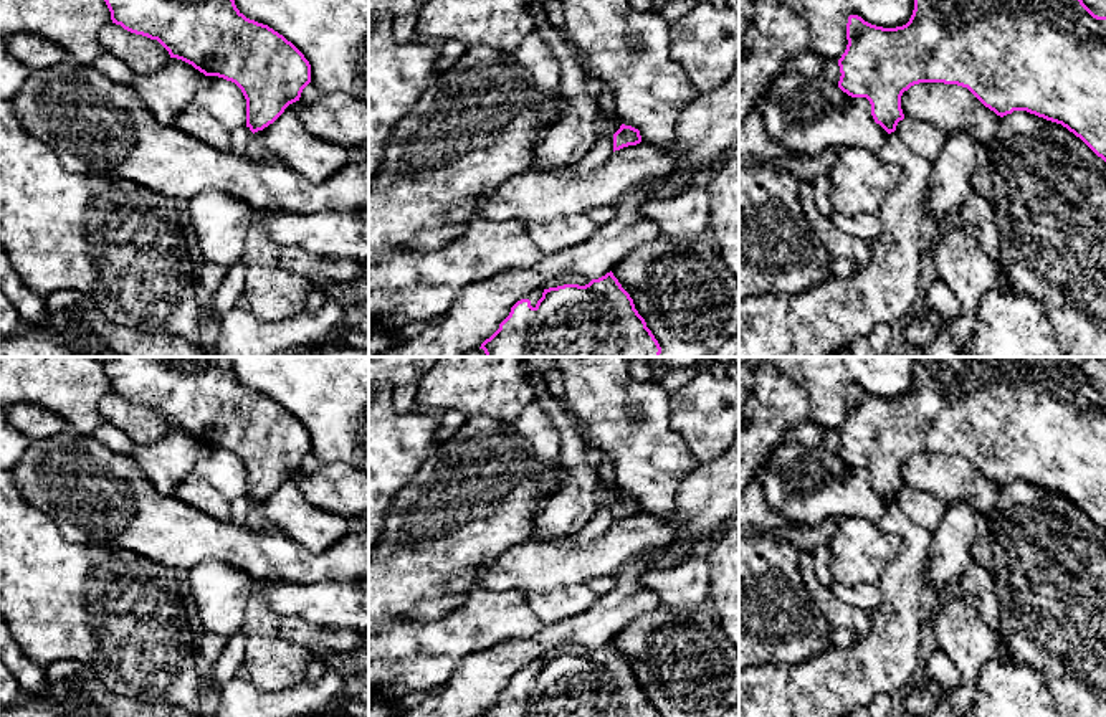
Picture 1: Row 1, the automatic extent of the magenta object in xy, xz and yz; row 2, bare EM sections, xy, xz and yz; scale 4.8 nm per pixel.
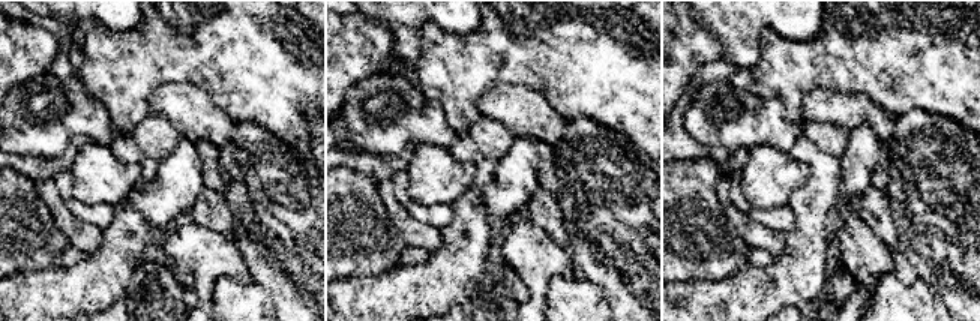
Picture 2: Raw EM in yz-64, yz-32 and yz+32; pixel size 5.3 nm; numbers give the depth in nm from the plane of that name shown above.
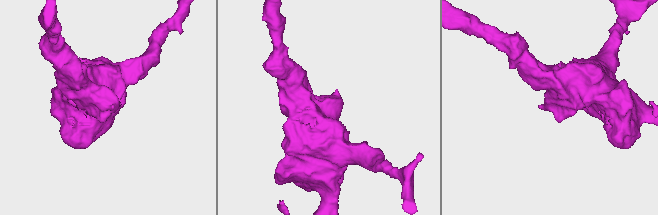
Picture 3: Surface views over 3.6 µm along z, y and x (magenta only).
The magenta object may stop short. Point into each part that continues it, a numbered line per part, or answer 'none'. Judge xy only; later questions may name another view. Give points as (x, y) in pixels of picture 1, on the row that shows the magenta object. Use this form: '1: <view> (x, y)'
none

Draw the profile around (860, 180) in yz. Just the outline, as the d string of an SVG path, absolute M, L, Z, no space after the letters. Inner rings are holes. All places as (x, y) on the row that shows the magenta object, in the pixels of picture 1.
M860 147L837 149L837 159L827 173L828 198L835 211L855 216L878 213L901 180L901 170Z

